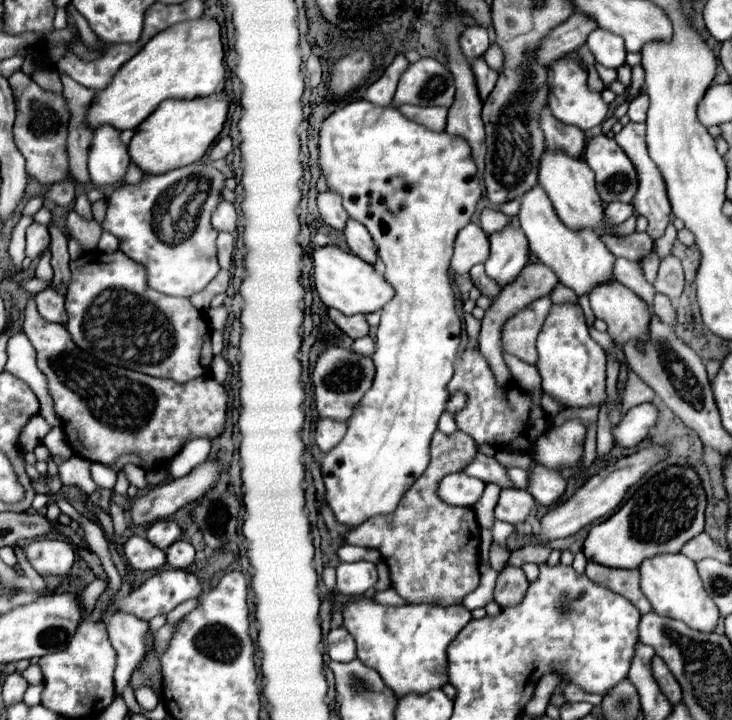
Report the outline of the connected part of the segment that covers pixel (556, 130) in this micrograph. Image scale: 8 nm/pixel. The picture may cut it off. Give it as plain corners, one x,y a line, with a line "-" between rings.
548,106
540,110
540,128
544,132
546,146
560,148
568,156
580,156
584,148
584,132
576,126
568,126
560,120
556,120

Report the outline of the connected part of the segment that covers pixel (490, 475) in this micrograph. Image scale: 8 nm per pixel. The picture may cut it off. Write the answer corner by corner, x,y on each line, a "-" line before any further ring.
478,452
478,454
474,456
474,460
464,468
464,472
466,472
468,476
474,476
474,478
486,482
486,484
494,482
494,484
498,484
500,488
510,488
510,486
512,486
512,482
510,482
508,476
506,476
506,468
502,468
502,466
496,462
496,458
488,458
488,456
480,454
480,452

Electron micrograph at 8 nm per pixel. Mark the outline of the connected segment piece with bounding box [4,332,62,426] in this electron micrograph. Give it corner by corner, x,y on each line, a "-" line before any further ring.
24,332
14,334
8,340
6,354
8,354
8,362
4,366
4,372
10,372
12,376
20,378
22,382
26,382
32,388
32,392
40,400
40,414
46,418
46,422
50,426
62,426
60,418
54,412
54,404
48,394
44,374
36,366
36,350
32,348
28,336

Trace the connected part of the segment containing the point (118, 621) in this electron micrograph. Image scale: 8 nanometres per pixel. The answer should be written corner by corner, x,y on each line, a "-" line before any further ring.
112,614
106,620
110,642
118,652
118,664
114,672
116,692
122,694
130,682
134,668
142,662
146,654
146,634
150,632
148,622
138,620
132,614

